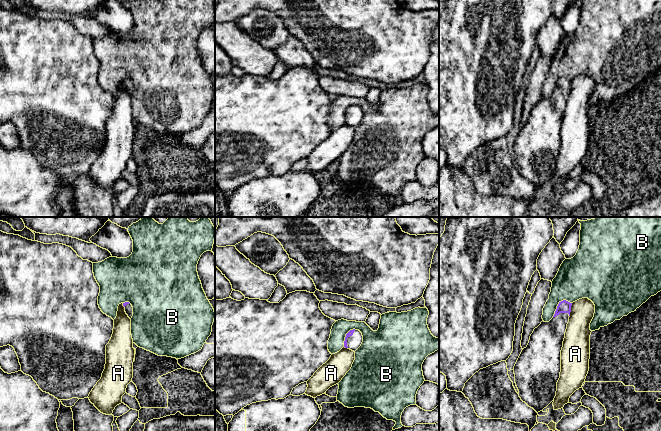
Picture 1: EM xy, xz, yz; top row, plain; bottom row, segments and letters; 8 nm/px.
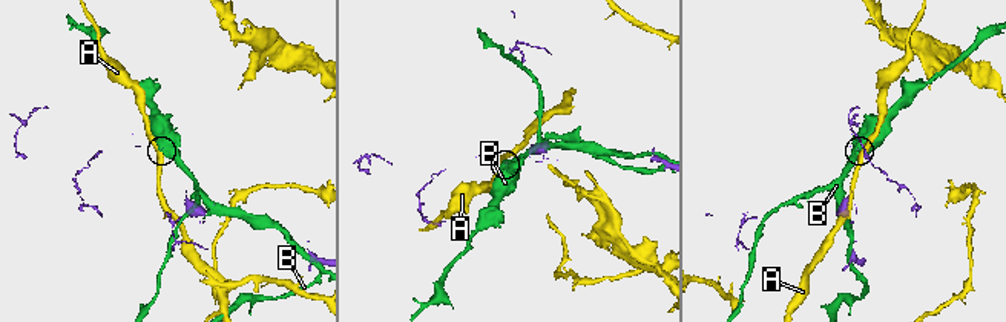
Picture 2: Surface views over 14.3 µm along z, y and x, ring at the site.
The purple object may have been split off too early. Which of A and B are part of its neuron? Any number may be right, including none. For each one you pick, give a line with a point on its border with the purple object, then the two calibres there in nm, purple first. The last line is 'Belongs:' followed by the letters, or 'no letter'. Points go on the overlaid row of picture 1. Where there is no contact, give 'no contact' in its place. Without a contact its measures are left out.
Belongs: no letter

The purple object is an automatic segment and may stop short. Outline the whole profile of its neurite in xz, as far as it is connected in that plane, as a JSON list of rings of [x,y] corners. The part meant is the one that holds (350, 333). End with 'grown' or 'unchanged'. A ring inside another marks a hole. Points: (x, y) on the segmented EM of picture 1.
[[[350,330],[345,337],[344,347],[356,351],[363,342],[362,333],[359,330]]] | grown

